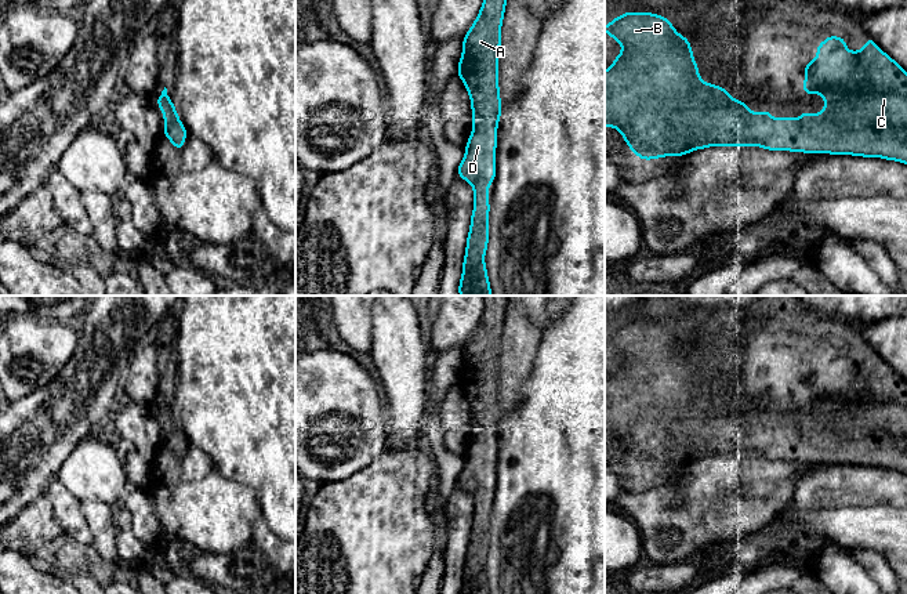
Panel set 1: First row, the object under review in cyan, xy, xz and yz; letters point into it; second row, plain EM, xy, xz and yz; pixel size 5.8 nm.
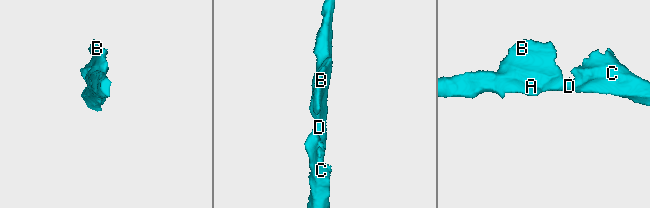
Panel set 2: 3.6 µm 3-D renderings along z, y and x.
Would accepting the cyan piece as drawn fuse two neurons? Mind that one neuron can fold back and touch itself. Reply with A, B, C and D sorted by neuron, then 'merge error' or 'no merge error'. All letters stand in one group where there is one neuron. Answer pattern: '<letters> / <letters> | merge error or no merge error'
A B C D | no merge error

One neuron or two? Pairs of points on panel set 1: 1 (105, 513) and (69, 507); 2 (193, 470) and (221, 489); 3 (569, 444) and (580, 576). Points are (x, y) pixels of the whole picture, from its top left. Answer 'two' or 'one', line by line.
1: two
2: two
3: one

